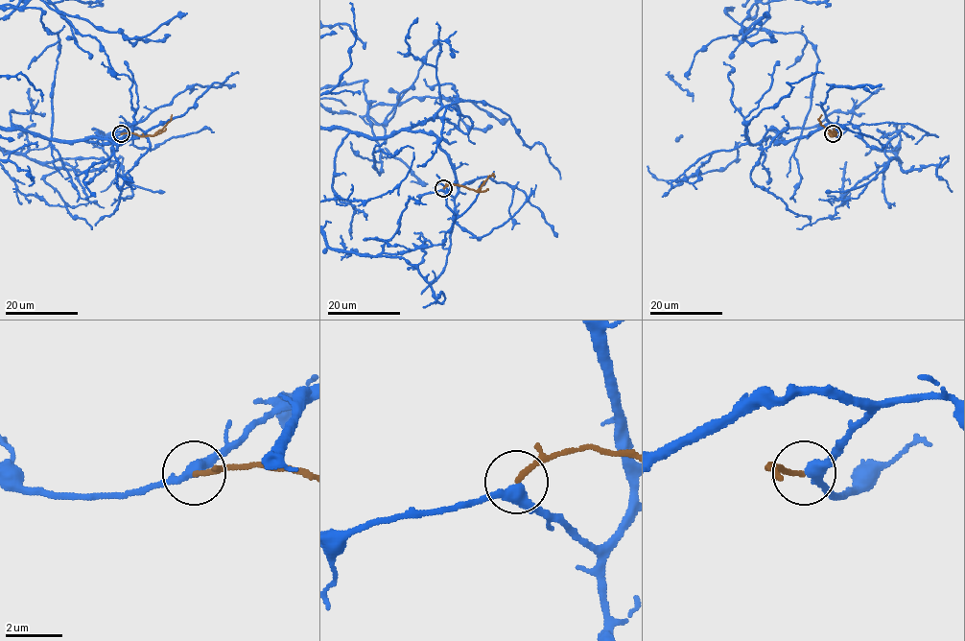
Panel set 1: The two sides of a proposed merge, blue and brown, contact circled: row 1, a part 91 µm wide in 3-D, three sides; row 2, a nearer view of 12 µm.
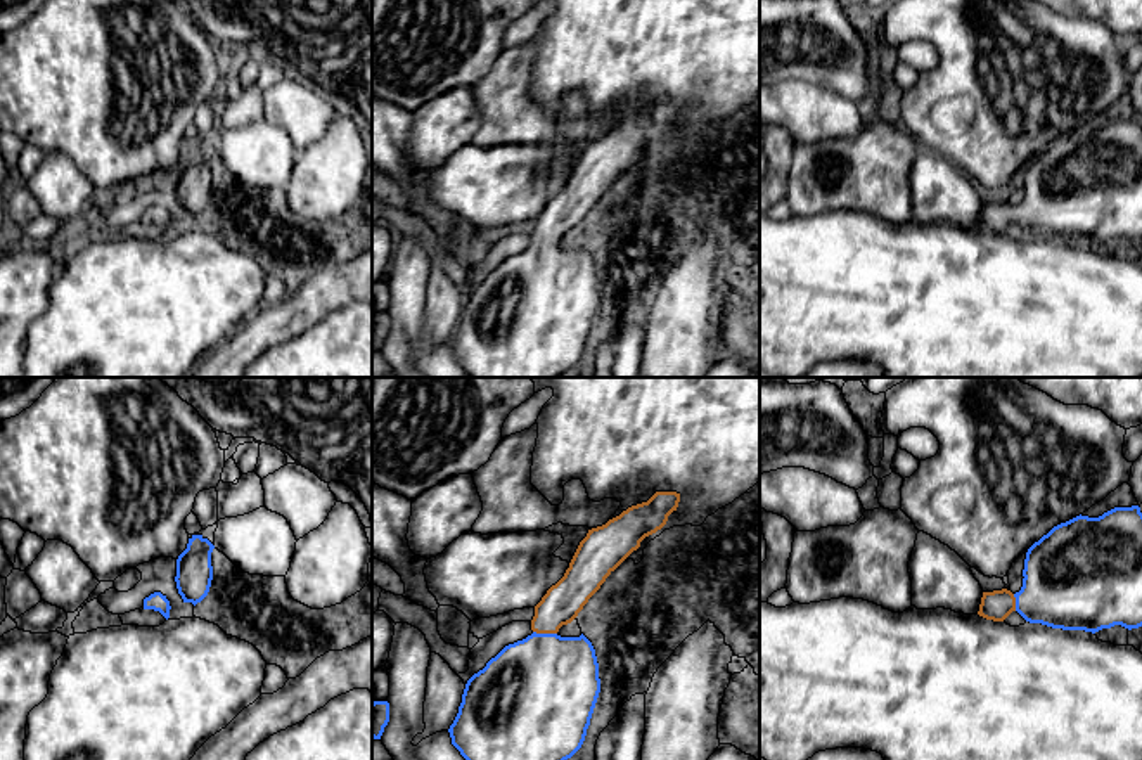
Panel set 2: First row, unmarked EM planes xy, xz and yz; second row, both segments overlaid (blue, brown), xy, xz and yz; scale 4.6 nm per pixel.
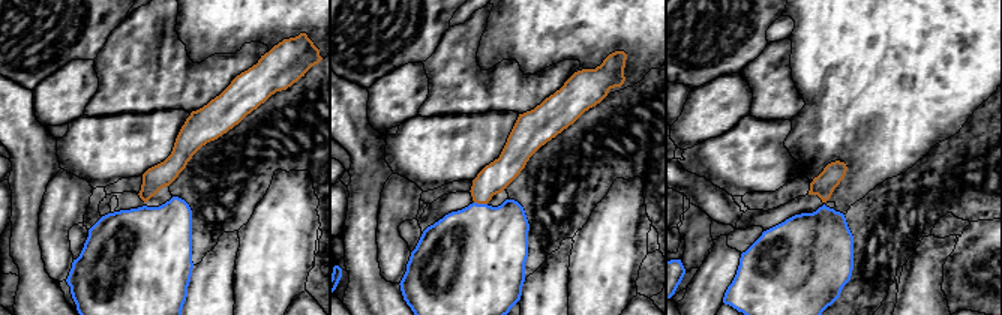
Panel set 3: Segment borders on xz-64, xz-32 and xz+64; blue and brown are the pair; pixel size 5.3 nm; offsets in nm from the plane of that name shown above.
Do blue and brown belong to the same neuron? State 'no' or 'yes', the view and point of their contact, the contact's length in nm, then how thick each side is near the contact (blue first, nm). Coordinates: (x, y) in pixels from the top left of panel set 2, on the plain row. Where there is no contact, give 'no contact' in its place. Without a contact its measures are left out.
yes | xz (545, 246) | 110 nm | 500/180 nm

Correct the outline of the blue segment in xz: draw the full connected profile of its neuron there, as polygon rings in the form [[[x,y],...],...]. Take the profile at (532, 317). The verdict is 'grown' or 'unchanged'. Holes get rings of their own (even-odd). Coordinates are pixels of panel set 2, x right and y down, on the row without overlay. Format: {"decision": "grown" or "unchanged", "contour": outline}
{"decision": "grown", "contour": [[[656,104],[647,114],[588,142],[564,189],[535,218],[533,246],[505,258],[467,293],[448,345],[452,357],[471,377],[561,377],[581,360],[600,305],[599,275],[592,254],[583,246],[561,249],[557,244],[578,229],[645,149],[666,137],[678,114],[677,104]]]}

